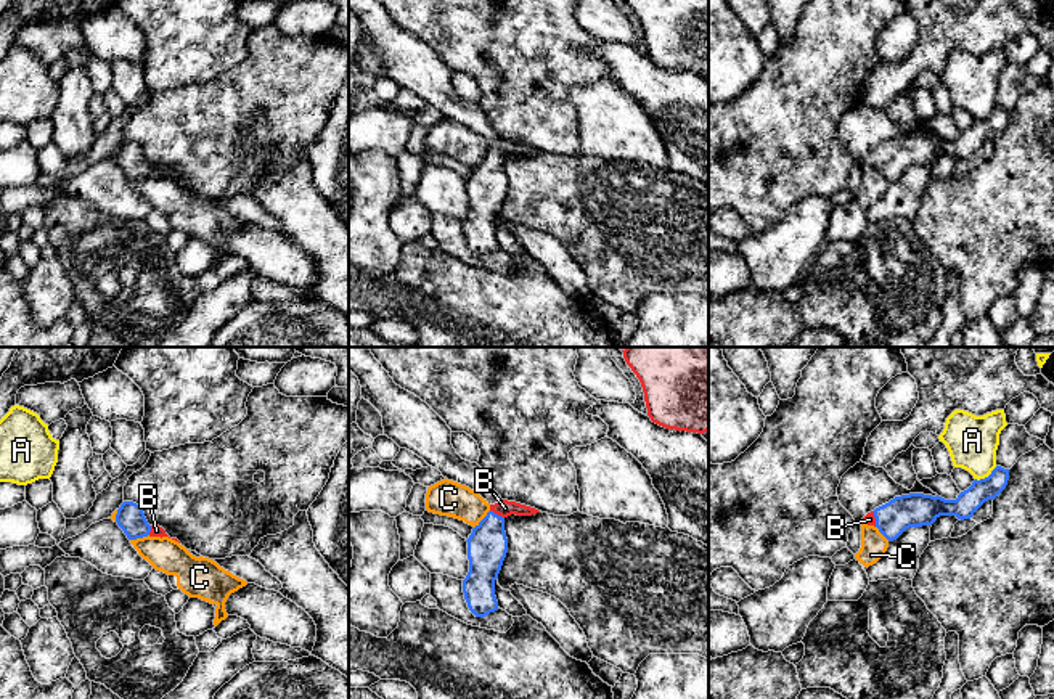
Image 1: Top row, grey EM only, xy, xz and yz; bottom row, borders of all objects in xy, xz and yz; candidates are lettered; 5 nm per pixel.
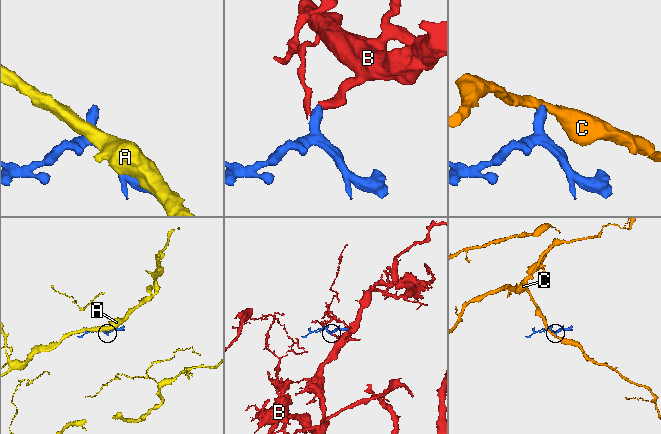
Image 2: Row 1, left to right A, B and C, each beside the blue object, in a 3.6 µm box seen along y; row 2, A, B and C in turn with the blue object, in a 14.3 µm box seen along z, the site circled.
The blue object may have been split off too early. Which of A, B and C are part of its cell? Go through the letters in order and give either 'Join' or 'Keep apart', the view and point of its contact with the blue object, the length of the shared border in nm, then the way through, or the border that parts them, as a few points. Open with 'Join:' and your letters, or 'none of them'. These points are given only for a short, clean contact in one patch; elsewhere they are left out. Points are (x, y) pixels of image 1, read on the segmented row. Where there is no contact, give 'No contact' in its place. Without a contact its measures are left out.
Join: B
A: Keep apart. Touches blue at yz (985, 478). Shared border 130 nm
B: Join. Touches blue at xz (497, 515). Shared border 80 nm. Path across: xz (487, 545), (497, 515), (505, 508)
C: Keep apart. Touches blue at xy (138, 537). Shared border 100 nm. Boundary: xy (148, 534), (130, 540)

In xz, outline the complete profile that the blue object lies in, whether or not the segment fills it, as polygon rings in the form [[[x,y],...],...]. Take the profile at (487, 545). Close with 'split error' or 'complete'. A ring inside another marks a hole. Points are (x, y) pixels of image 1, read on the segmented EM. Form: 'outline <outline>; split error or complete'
outline [[[501,500],[490,505],[487,516],[472,529],[468,542],[469,572],[463,580],[463,593],[469,611],[485,617],[498,609],[495,580],[508,553],[505,519],[511,514],[532,516],[535,508]]]; split error

